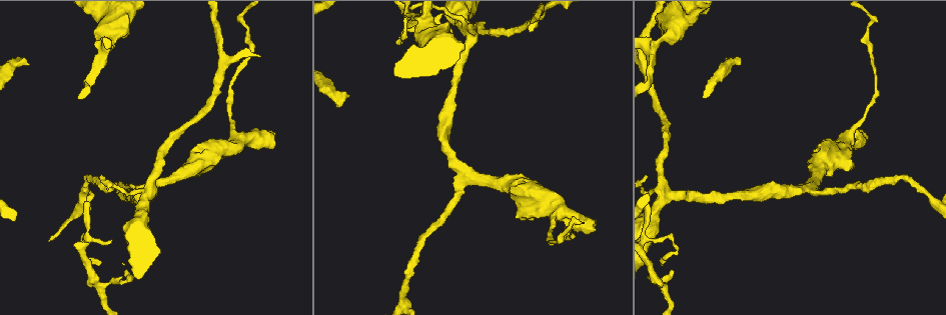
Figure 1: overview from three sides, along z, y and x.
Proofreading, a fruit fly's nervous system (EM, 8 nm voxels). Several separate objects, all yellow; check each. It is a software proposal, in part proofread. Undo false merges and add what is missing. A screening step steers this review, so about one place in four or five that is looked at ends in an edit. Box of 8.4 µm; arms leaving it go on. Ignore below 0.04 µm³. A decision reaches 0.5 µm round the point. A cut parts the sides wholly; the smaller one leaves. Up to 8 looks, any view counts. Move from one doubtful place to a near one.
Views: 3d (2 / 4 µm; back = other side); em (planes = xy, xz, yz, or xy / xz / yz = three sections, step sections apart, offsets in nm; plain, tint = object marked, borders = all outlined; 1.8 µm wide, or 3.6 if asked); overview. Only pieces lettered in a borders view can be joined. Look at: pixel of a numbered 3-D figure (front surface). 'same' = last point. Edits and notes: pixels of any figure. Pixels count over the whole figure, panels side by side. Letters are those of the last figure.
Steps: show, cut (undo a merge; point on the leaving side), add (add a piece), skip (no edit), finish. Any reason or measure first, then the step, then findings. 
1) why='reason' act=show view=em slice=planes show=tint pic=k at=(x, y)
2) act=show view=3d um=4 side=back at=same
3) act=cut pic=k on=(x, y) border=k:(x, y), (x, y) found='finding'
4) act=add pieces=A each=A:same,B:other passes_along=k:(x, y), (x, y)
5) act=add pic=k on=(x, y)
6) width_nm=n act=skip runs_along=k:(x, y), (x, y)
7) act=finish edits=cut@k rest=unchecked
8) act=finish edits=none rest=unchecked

why='stops while still wide' act=show view=3d um=4 pic=1 at=(274, 133)

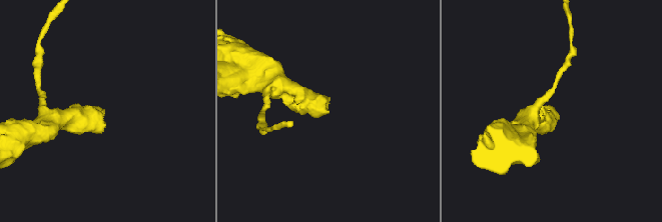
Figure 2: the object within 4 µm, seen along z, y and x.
act=show view=em slice=xz step=4 show=borders pic=2 at=(103, 110)

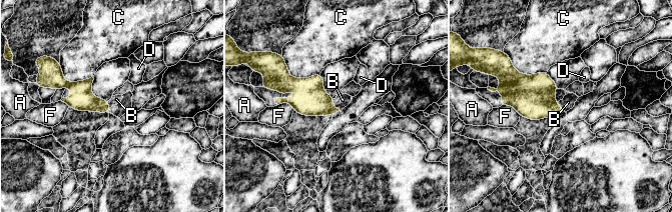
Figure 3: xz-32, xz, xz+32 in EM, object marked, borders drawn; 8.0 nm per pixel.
act=show view=em slice=planes show=borders at=same

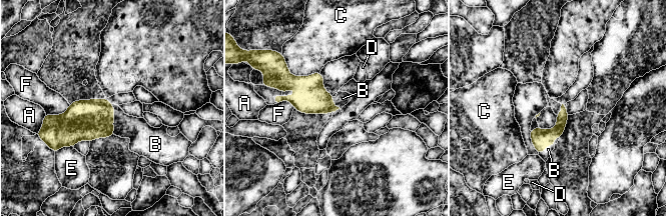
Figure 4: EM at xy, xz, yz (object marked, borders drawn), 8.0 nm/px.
act=add pieces=B each=A:other,B:same,C:other,D:other,E:other,F:other passes_along=4:(86, 120), (113, 119), (140, 133) found='it goes on there'

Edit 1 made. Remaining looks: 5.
why='arms part here' act=show view=em slice=planes show=borders pic=1 at=(802, 186)

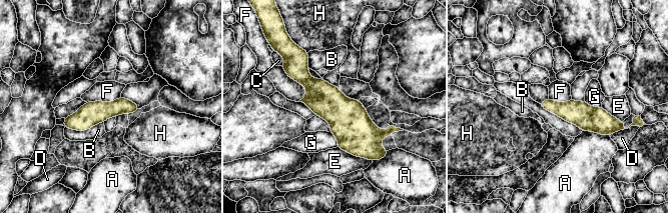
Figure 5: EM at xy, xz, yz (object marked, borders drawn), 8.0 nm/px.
width_nm=180 act=skip each=A:other,B:other,C:other,D:other,E:other,F:other,G:other,H:other border=5:(280, 66), (306, 88), (300, 100) found='one cell here'

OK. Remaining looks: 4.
why='sudden change in width' act=show view=3d um=4 pic=1 at=(425, 17)

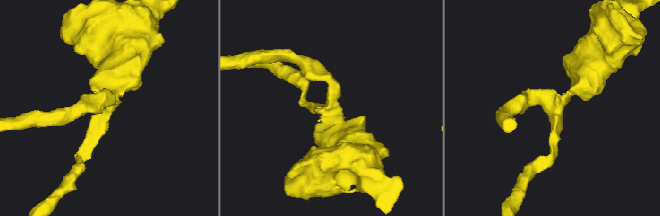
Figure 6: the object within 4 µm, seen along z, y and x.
why='now the EM' act=show view=em um=3.6 slice=planes show=plain pic=6 at=(330, 109)

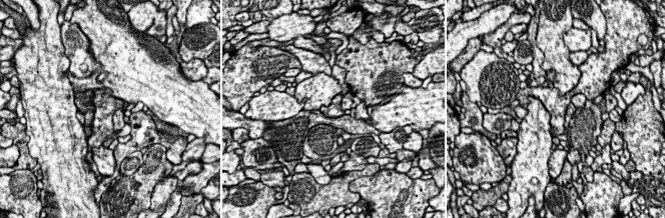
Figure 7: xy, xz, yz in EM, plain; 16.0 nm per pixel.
act=show view=em um=3.6 slice=planes show=borders at=same

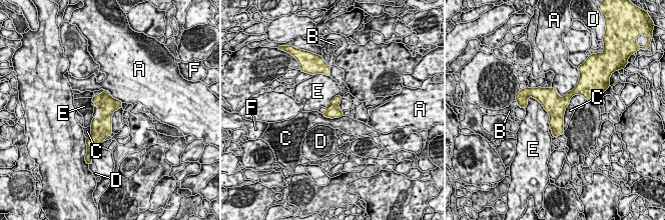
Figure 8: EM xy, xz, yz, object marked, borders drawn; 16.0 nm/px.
longest_contact=E:600nm act=skip each=A:other,B:other,C:other,D:other,E:other,F:other border=8:(529, 95), (548, 113), (550, 126) found='one cell here'

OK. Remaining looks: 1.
act=finish edits=add@4 rest=unchecked

